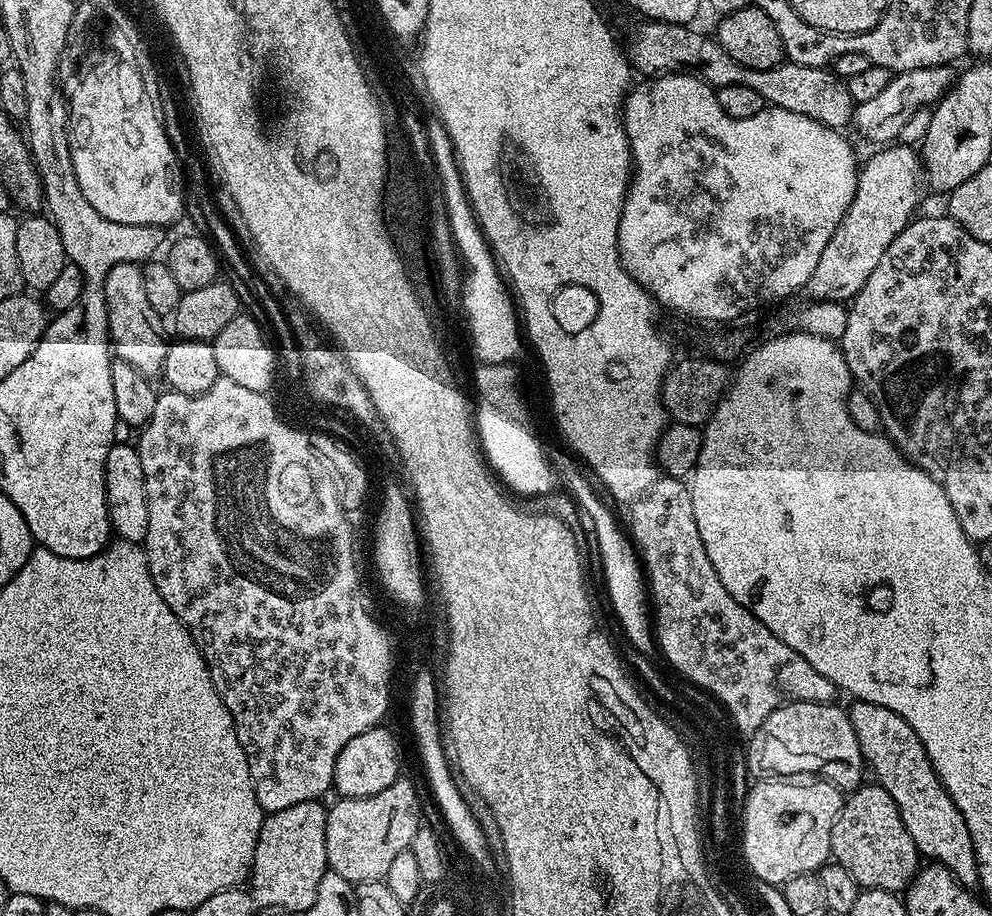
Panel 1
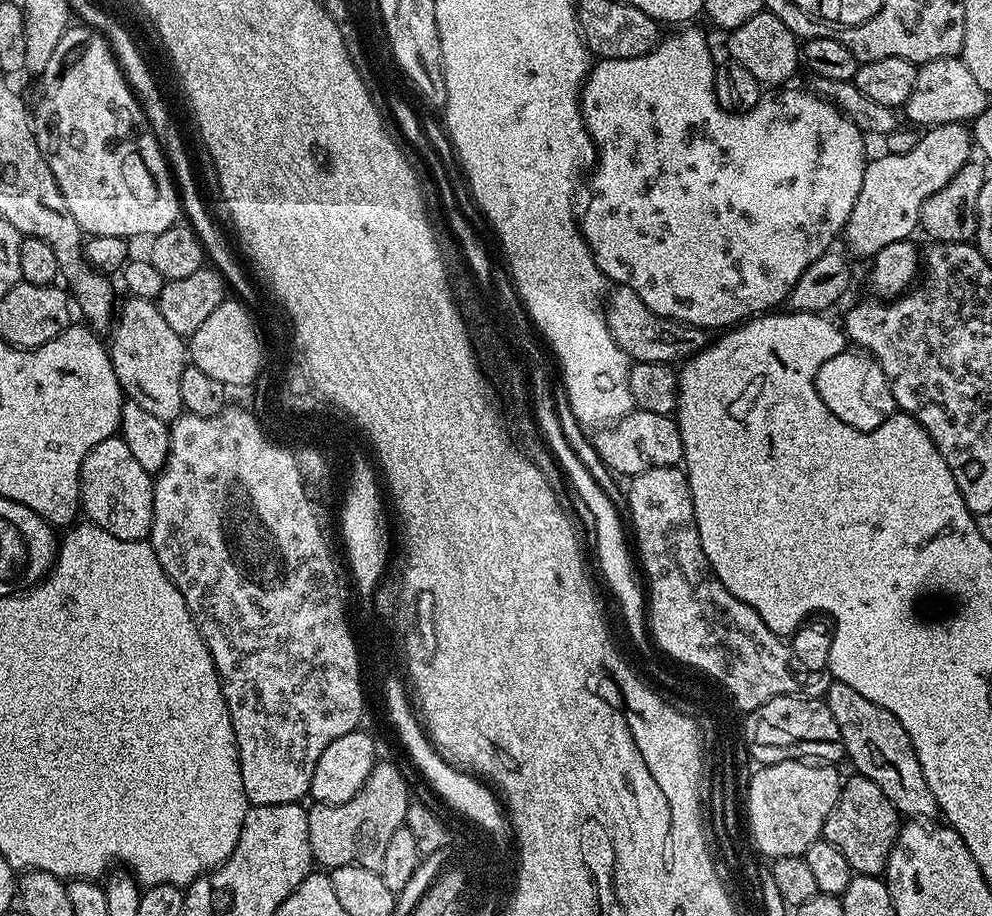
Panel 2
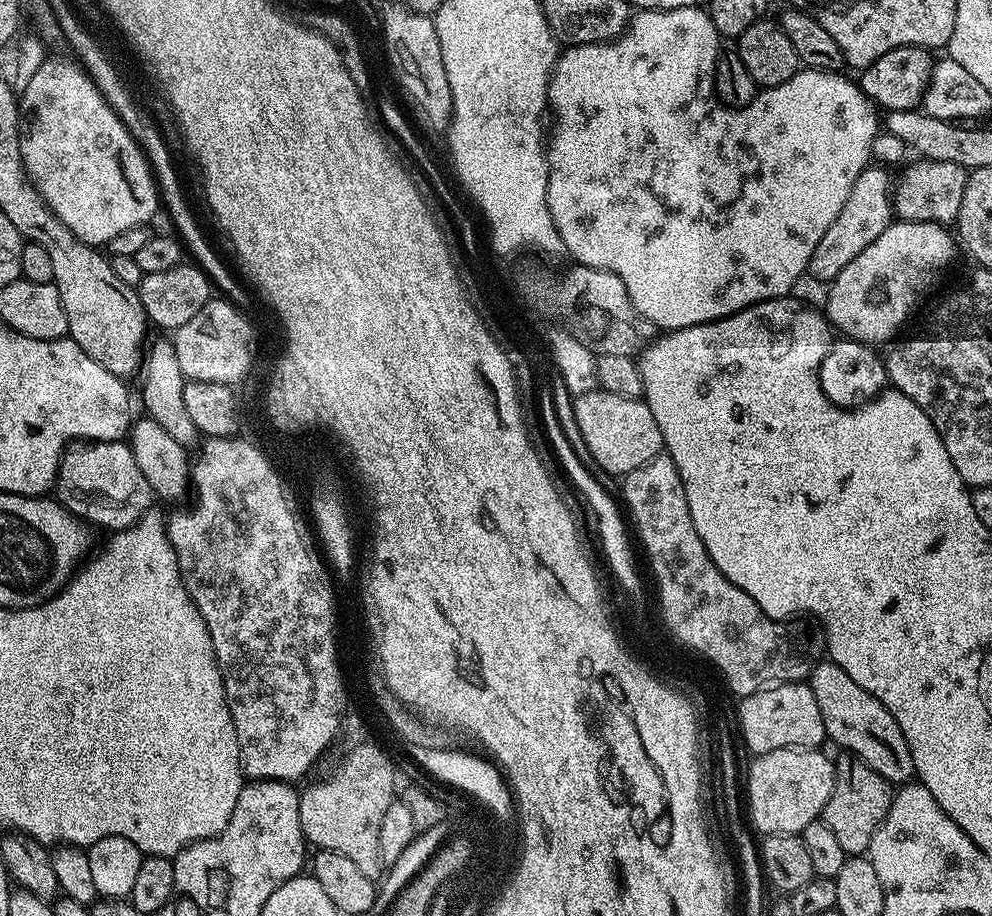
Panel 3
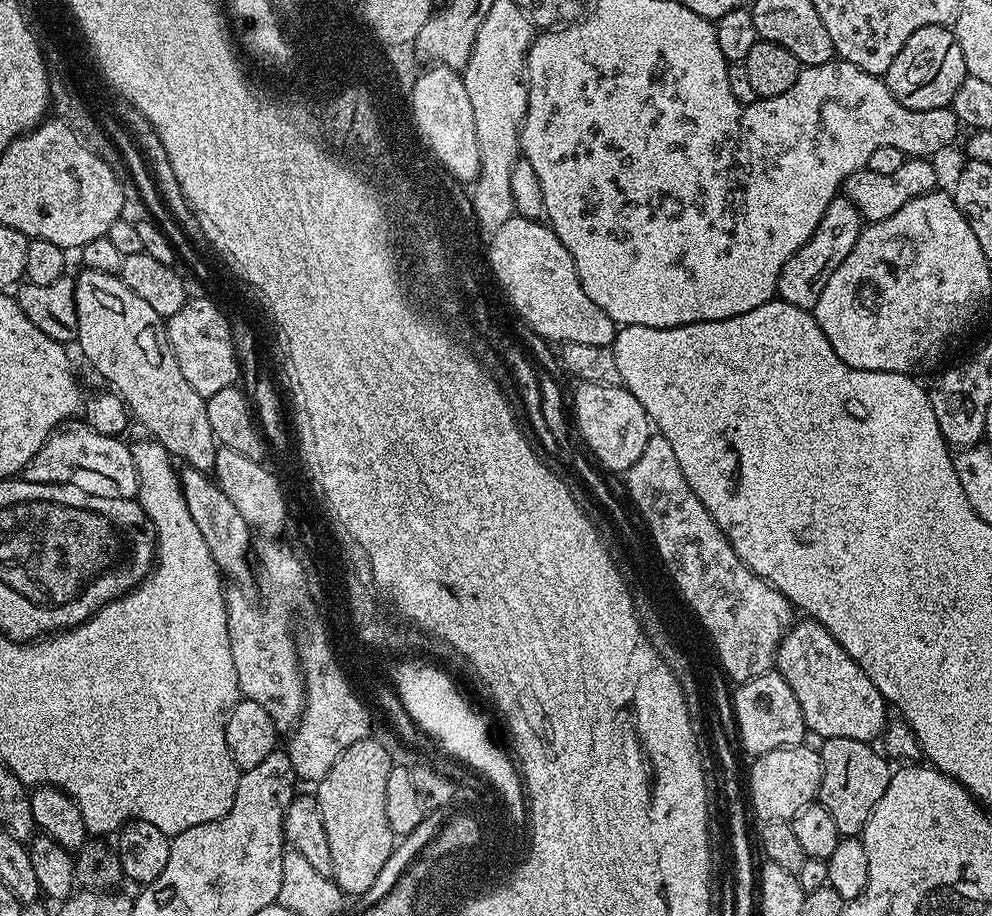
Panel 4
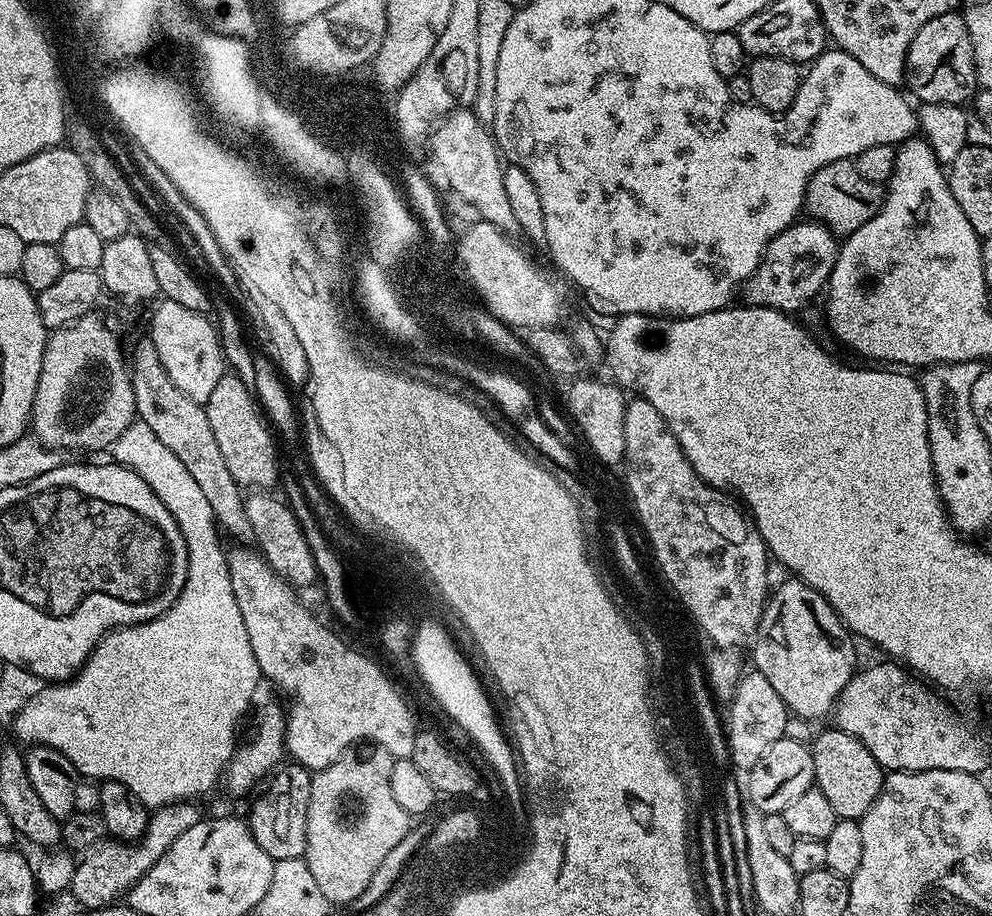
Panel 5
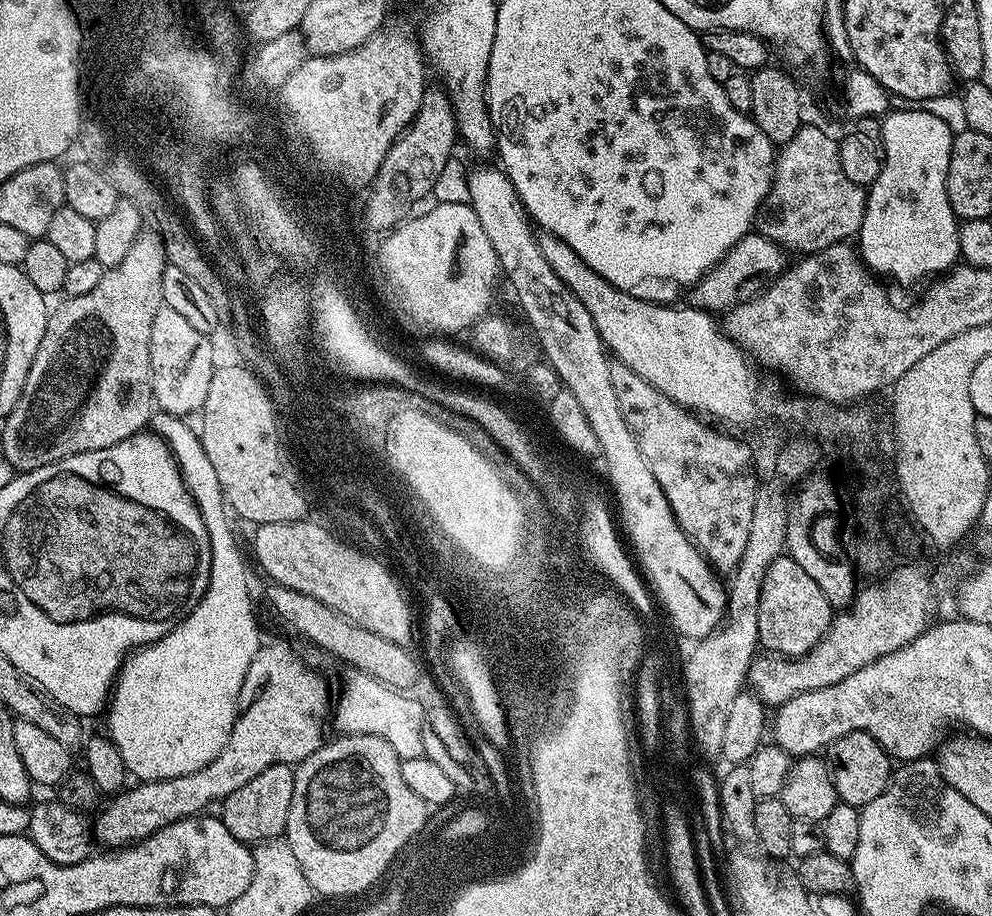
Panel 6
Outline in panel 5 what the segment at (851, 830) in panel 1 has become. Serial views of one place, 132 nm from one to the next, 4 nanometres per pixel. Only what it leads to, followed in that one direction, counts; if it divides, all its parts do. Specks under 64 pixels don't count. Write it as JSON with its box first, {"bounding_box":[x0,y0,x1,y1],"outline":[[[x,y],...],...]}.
{"bounding_box":[810,726,885,821],"outline":[[[830,726],[825,732],[818,733],[810,740],[810,747],[814,758],[815,787],[826,794],[839,819],[859,821],[878,798],[884,785],[885,770],[858,737],[837,726]]]}

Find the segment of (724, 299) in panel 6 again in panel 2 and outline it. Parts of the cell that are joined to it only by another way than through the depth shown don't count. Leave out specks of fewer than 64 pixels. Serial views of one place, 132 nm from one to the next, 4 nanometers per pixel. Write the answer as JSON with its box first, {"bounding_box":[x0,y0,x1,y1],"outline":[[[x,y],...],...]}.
{"bounding_box":[842,124,974,258],"outline":[[[937,124],[925,132],[928,133],[917,139],[914,150],[906,150],[906,154],[893,156],[880,154],[877,160],[869,159],[865,163],[862,190],[858,190],[858,198],[854,198],[854,210],[850,210],[850,218],[844,223],[842,233],[842,244],[843,240],[845,244],[843,247],[853,257],[856,255],[871,258],[878,255],[886,246],[890,246],[890,242],[909,239],[913,235],[911,232],[920,228],[920,211],[926,198],[942,190],[942,186],[946,186],[946,182],[950,182],[950,178],[954,178],[958,170],[962,170],[962,166],[973,159],[974,141],[971,131],[964,124]]]}

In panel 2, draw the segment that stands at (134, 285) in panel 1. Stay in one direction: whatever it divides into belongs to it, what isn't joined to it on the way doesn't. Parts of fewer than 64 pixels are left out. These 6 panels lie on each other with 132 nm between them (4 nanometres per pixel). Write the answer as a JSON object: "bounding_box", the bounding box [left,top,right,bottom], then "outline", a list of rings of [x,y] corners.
{"bounding_box":[108,296,188,423],"outline":[[[128,296],[121,301],[111,332],[112,342],[110,340],[108,344],[109,356],[115,368],[115,376],[118,378],[121,391],[133,403],[142,406],[156,418],[162,418],[165,423],[176,420],[183,413],[184,406],[179,383],[182,378],[182,370],[188,367],[185,339],[167,325],[166,318],[161,316],[160,309],[153,301],[138,299],[137,296]]]}

